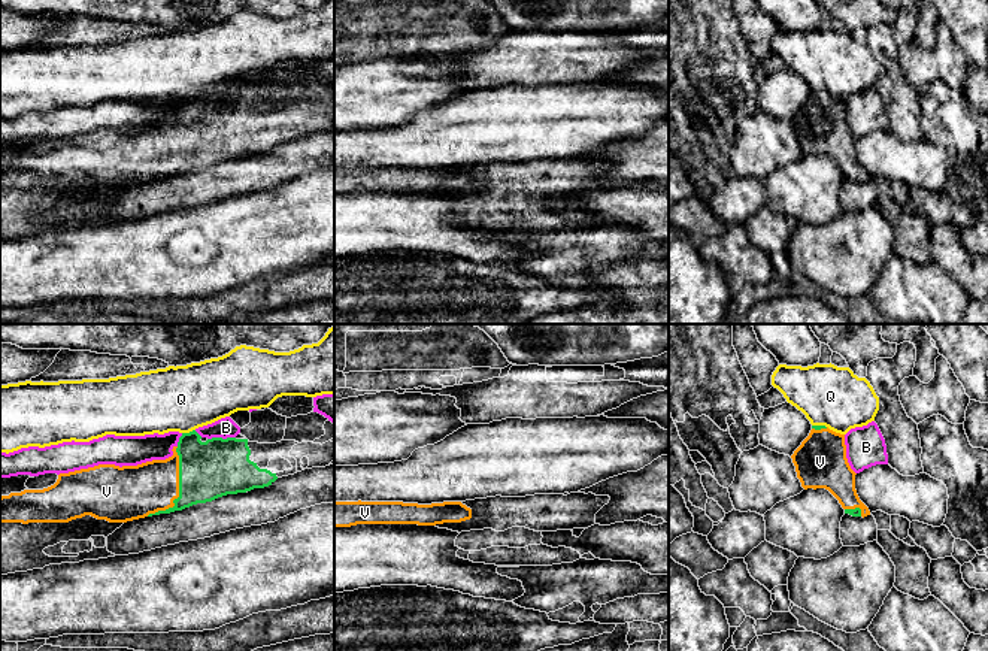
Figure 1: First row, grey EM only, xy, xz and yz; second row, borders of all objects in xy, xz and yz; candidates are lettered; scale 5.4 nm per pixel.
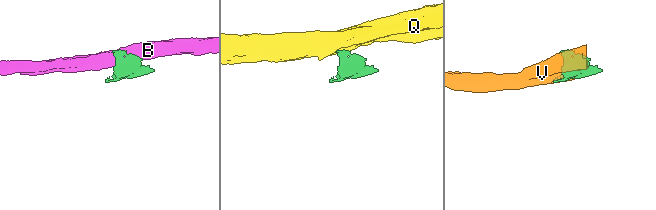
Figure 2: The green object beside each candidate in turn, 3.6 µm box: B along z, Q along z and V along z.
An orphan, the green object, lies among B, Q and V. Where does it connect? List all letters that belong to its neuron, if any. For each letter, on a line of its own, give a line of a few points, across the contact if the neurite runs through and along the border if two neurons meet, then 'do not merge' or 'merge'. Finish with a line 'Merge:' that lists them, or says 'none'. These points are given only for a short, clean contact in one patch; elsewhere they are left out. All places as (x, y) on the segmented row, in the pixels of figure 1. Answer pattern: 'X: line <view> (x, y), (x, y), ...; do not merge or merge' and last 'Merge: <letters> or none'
B: line xy (235, 436), (208, 439); do not merge
Q: line xy (194, 429), (182, 433); do not merge
V: merge
Merge: V

